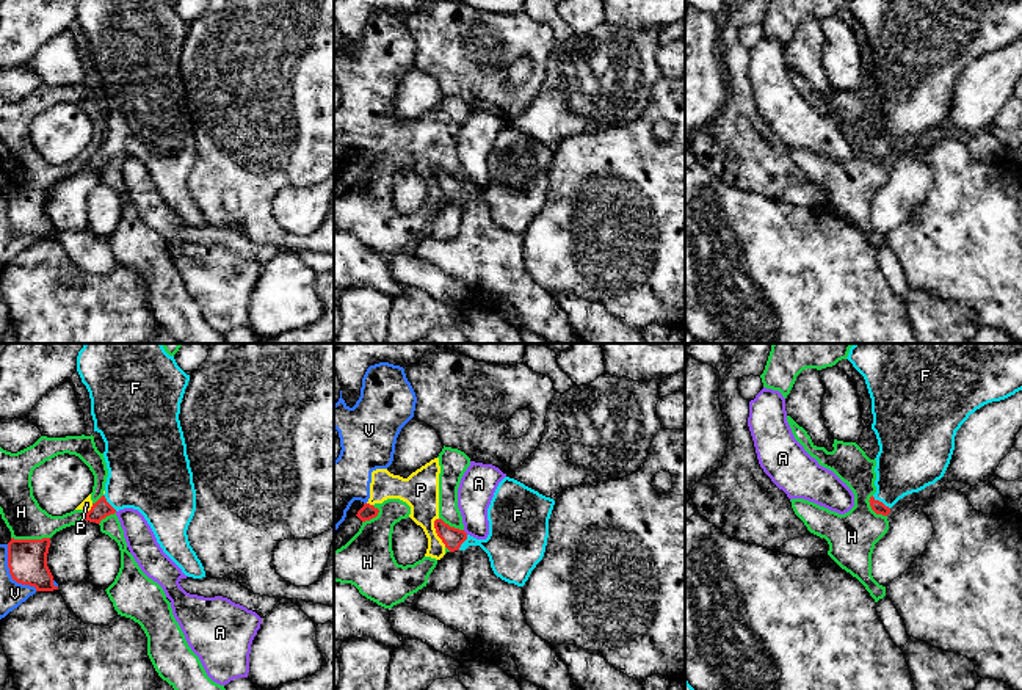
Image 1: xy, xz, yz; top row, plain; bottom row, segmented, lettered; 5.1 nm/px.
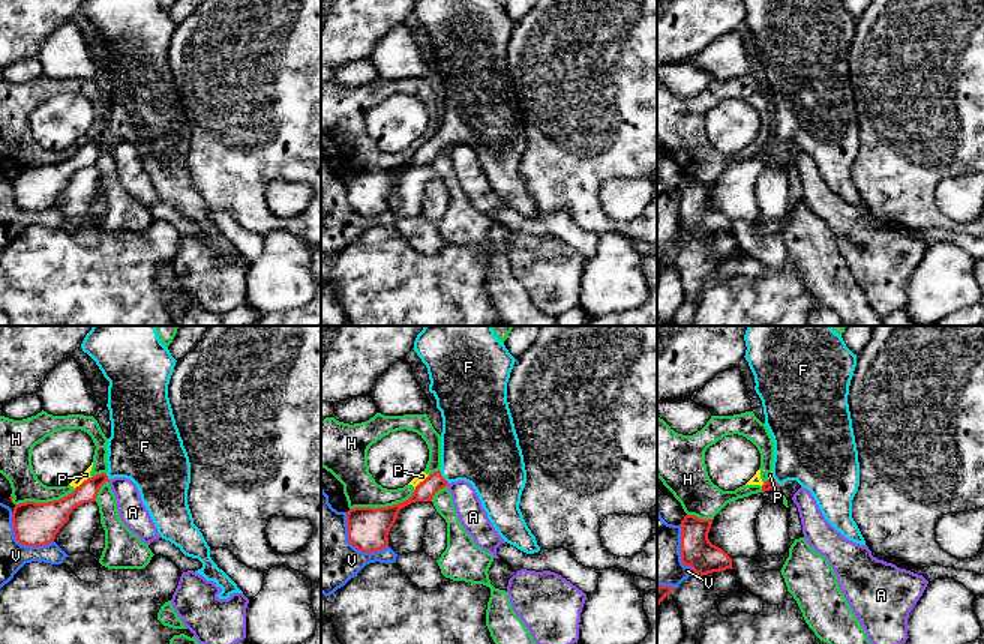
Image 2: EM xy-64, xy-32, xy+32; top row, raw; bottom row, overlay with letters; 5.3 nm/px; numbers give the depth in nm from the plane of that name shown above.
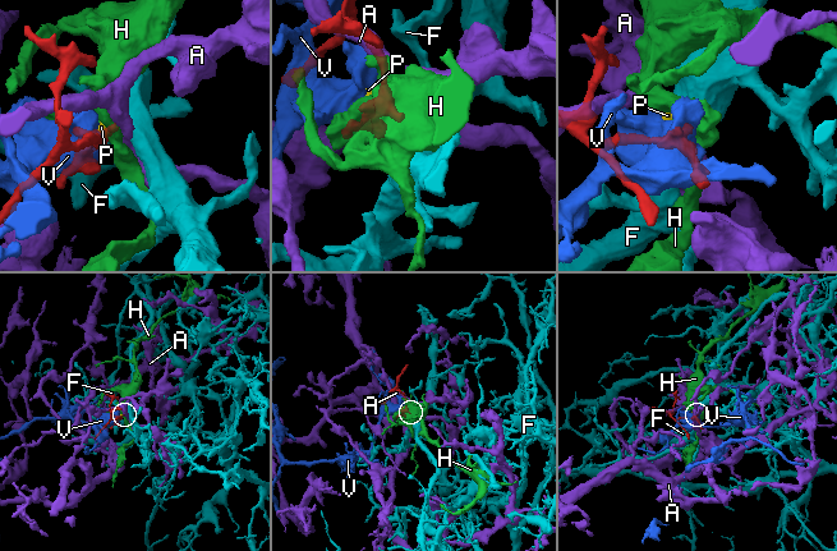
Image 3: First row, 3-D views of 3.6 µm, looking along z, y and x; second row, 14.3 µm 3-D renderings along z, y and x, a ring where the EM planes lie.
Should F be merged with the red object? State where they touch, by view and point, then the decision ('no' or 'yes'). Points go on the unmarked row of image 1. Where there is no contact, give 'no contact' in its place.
contact yz (881, 151); yes

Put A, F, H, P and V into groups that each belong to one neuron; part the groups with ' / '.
A / F / H P V

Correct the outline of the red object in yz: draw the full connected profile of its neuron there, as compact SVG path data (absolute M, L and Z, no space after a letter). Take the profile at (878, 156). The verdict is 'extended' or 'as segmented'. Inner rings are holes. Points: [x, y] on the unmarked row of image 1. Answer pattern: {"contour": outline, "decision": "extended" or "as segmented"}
{"contour": "M850 0L846 8L864 25L872 47L879 100L876 141L868 151L882 165L904 144L944 125L956 80L970 63L1022 39L1022 0Z", "decision": "extended"}

